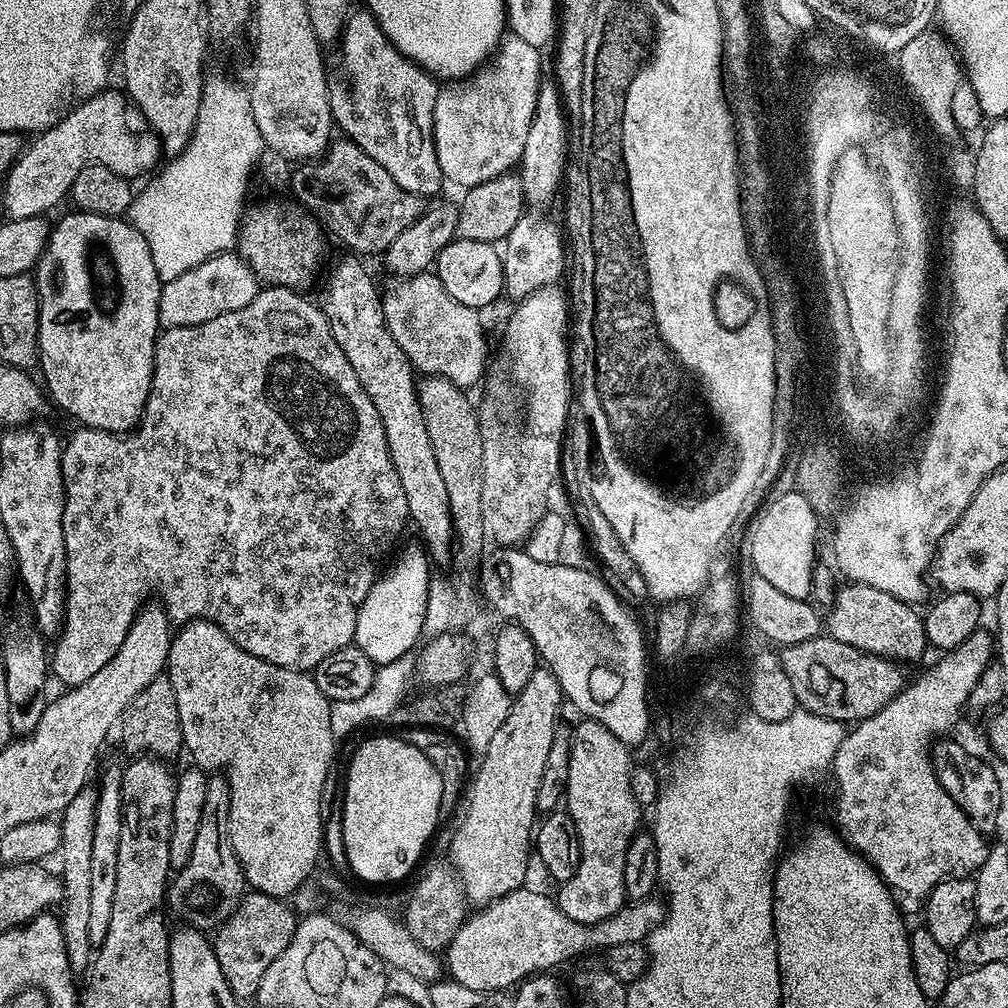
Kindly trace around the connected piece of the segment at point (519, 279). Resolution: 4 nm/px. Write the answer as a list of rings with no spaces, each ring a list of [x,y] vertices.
[[[532,214],[523,216],[518,222],[518,226],[514,226],[514,230],[510,230],[510,234],[502,244],[502,255],[504,257],[504,292],[512,295],[513,301],[525,300],[527,296],[542,288],[561,283],[560,275],[564,272],[564,244],[566,248],[566,240],[562,232],[561,236],[554,221],[546,220],[542,216],[532,216]]]

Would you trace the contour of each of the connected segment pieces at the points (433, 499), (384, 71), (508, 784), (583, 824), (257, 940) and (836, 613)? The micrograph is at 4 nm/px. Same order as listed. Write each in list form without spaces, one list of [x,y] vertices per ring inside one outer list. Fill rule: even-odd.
[[[348,254],[345,260],[327,269],[328,277],[326,272],[323,277],[324,293],[318,299],[318,307],[330,326],[330,334],[334,334],[334,342],[338,342],[338,346],[342,346],[342,354],[350,358],[350,366],[354,366],[354,374],[358,374],[358,382],[362,382],[362,390],[370,394],[370,402],[374,402],[374,410],[378,410],[378,418],[382,418],[390,458],[406,494],[411,523],[414,528],[416,524],[420,531],[419,539],[429,557],[435,563],[437,560],[444,564],[448,555],[451,557],[454,552],[454,529],[449,495],[438,470],[434,448],[427,434],[426,418],[416,393],[418,376],[402,346],[394,342],[394,334],[390,334],[386,326],[381,289],[376,289],[371,274],[359,262],[355,255]]]
[[[367,10],[353,11],[352,15],[348,17],[348,20],[344,24],[343,33],[338,41],[338,49],[340,48],[340,60],[344,63],[344,68],[348,71],[348,80],[352,83],[352,100],[356,105],[353,108],[348,108],[348,104],[344,100],[339,98],[332,101],[332,119],[338,125],[347,139],[354,141],[357,146],[362,150],[366,150],[366,154],[370,154],[370,158],[374,158],[374,162],[378,162],[378,166],[382,166],[382,170],[386,170],[386,174],[390,174],[394,178],[394,182],[398,182],[398,186],[402,186],[402,190],[406,190],[410,194],[421,198],[429,198],[440,187],[445,187],[446,181],[442,170],[438,166],[438,154],[436,153],[436,143],[432,137],[432,115],[434,114],[434,106],[436,105],[436,99],[440,93],[441,85],[438,83],[436,77],[431,76],[425,68],[418,66],[410,58],[406,58],[395,46],[390,42],[390,38],[386,38],[384,31],[378,26],[378,22],[372,16],[372,13]]]
[[[538,666],[532,675],[530,680],[526,683],[526,686],[522,687],[519,693],[514,696],[511,701],[511,708],[508,715],[504,720],[499,721],[495,725],[496,728],[492,732],[492,737],[488,740],[488,749],[484,752],[484,761],[480,764],[480,769],[475,769],[474,775],[471,777],[470,783],[466,788],[466,803],[463,805],[464,817],[460,820],[460,825],[456,828],[456,833],[452,836],[452,856],[450,855],[450,863],[456,870],[457,876],[460,878],[461,885],[464,889],[465,897],[469,901],[472,900],[476,903],[476,906],[483,906],[485,904],[493,904],[498,898],[502,898],[506,894],[510,894],[514,890],[525,887],[526,881],[524,880],[528,876],[528,856],[530,860],[530,853],[534,848],[534,829],[538,824],[538,813],[536,810],[536,799],[538,798],[538,786],[542,782],[542,770],[546,766],[546,757],[550,755],[550,746],[554,742],[554,730],[558,727],[558,721],[556,720],[560,716],[560,704],[562,705],[562,693],[560,690],[560,683],[554,673],[549,672],[547,667]]]
[[[584,718],[579,722],[580,725],[572,728],[568,782],[562,789],[562,800],[578,834],[580,861],[578,870],[574,870],[574,878],[559,885],[560,893],[555,893],[554,899],[566,918],[579,924],[597,924],[613,916],[626,903],[622,873],[626,871],[626,850],[642,828],[642,806],[634,798],[632,789],[634,763],[632,764],[632,756],[628,753],[631,752],[629,745],[614,738],[614,734],[610,734],[610,730],[606,730],[606,726],[602,726],[597,720]]]
[[[255,890],[245,891],[239,908],[220,925],[214,936],[218,966],[222,966],[222,974],[236,997],[255,997],[262,974],[266,974],[270,962],[290,946],[297,923],[298,916],[281,897],[267,896]]]
[[[845,583],[839,589],[836,601],[826,616],[827,635],[833,636],[838,642],[846,642],[846,646],[854,646],[871,656],[884,656],[888,660],[905,662],[904,660],[920,660],[930,645],[924,633],[924,622],[921,613],[911,604],[904,604],[898,598],[886,594],[882,590],[874,590],[874,586],[865,584]]]

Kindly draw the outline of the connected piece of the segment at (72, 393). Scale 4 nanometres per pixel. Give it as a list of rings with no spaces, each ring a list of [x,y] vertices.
[[[72,210],[69,216],[61,218],[57,224],[51,225],[48,233],[48,241],[44,252],[40,255],[34,269],[36,282],[36,294],[40,298],[38,310],[38,334],[36,335],[36,351],[38,353],[39,375],[42,377],[43,387],[47,395],[64,412],[80,419],[79,423],[85,428],[97,428],[107,432],[131,432],[140,422],[140,415],[144,412],[146,398],[150,394],[152,375],[154,374],[154,354],[156,353],[156,338],[161,331],[160,315],[158,314],[158,302],[162,281],[158,270],[154,270],[154,258],[150,254],[150,246],[146,238],[142,238],[140,231],[127,219],[119,216],[103,216],[93,212],[81,212]]]

